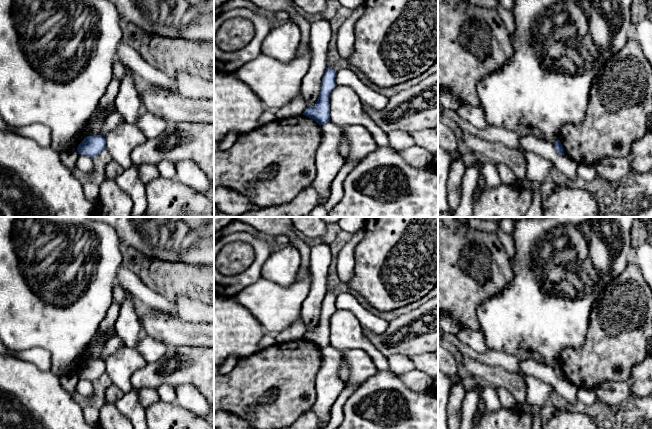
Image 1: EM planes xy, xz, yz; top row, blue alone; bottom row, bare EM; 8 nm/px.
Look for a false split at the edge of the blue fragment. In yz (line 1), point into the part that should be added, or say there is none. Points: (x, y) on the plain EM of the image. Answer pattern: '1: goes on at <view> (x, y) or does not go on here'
1: does not go on here

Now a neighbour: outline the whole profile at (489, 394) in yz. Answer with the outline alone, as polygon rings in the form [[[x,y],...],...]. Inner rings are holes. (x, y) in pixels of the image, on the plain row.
[[[484,387],[481,391],[481,396],[484,402],[486,412],[492,413],[501,408],[498,391],[495,387]]]

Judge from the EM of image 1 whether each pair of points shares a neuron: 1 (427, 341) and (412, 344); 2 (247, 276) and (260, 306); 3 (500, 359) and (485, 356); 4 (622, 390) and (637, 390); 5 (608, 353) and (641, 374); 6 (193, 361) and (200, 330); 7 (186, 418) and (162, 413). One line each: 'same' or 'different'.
1: same
2: different
3: same
4: different
5: different
6: different
7: same

